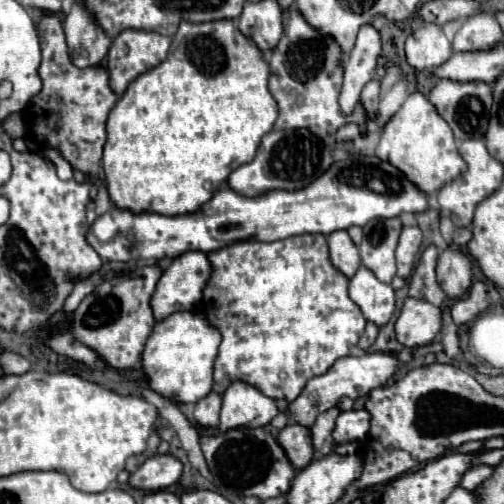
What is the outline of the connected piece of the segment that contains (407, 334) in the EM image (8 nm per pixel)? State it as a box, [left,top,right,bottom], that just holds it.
[395,297,443,347]

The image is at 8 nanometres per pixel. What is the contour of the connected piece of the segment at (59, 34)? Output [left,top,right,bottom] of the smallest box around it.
[21,15,119,177]

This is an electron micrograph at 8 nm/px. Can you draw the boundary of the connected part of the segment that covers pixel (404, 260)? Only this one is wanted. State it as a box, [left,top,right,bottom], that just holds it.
[395,227,423,279]

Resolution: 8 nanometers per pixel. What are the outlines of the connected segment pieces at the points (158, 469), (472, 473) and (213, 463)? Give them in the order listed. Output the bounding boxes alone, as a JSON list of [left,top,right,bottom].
[[129,453,183,493],[461,465,495,491],[199,427,297,499]]

